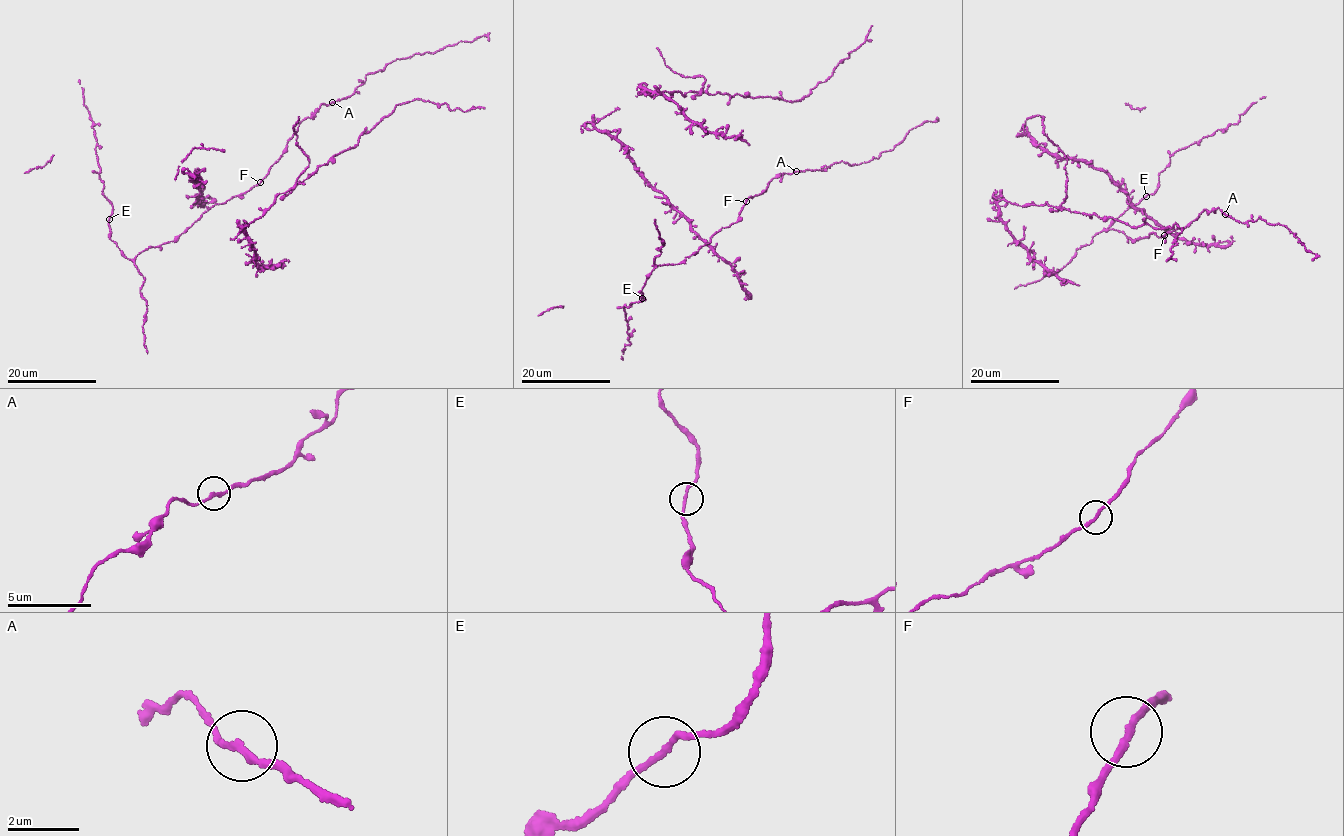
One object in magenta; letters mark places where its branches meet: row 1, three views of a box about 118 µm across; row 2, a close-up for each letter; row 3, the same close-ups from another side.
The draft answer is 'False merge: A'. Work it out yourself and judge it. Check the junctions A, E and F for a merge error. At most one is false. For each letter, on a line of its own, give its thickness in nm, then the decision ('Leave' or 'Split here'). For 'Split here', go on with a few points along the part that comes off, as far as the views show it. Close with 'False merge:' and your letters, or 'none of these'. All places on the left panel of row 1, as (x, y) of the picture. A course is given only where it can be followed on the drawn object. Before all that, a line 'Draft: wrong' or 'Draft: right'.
Draft: wrong
A: Thickness 170 nm. Leave
E: Thickness 160 nm. Leave
F: Thickness 170 nm. Leave
False merge: none of these

